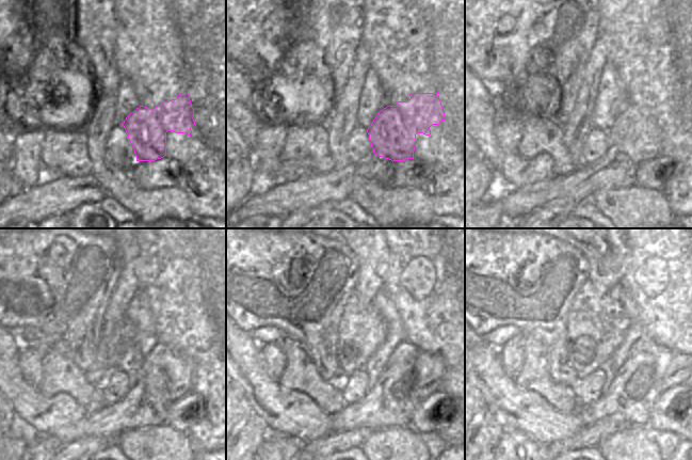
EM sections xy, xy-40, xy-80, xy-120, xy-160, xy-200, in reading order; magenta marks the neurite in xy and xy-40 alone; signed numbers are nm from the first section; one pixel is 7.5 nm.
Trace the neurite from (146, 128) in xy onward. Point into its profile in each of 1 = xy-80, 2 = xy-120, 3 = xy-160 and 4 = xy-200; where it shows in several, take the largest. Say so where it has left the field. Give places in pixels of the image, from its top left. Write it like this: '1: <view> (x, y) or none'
1: xy-80 (637, 131)
2: xy-120 (173, 359)
3: xy-160 (429, 367)
4: xy-200 (681, 363)

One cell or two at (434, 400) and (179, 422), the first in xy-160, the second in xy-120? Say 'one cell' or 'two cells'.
one cell

